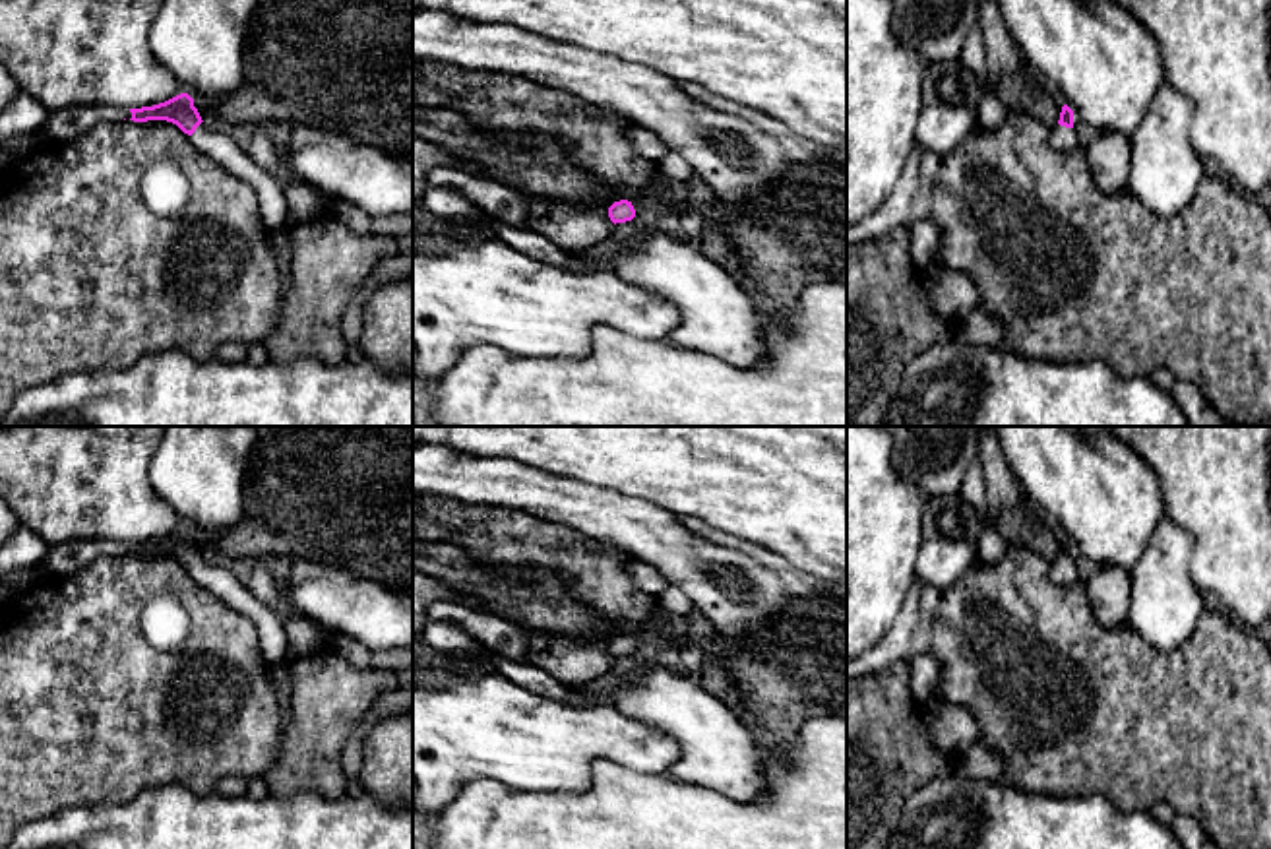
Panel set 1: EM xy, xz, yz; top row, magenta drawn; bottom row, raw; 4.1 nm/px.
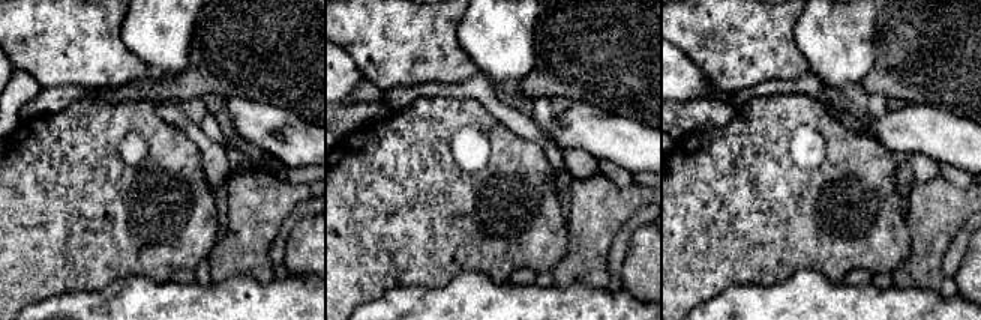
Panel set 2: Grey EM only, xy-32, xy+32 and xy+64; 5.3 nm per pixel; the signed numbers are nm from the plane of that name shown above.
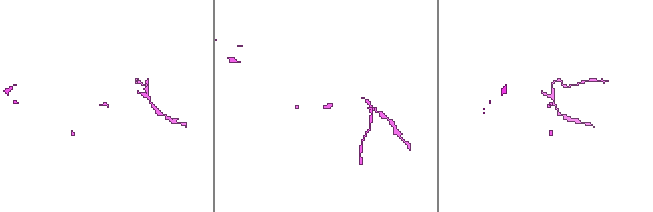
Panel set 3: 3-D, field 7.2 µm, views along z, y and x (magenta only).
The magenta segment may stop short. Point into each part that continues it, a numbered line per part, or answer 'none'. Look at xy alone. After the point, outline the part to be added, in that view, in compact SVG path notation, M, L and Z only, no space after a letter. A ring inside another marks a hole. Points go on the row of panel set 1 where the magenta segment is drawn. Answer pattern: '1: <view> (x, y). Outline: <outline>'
1: xy (64, 125). Outline: M101 105L66 107L50 112L48 120L33 134L45 142L66 143L101 122L120 122L124 118L132 118L130 109Z

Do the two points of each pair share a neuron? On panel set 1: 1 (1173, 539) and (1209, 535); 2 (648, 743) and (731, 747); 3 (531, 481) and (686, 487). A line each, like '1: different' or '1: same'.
1: different
2: different
3: different

